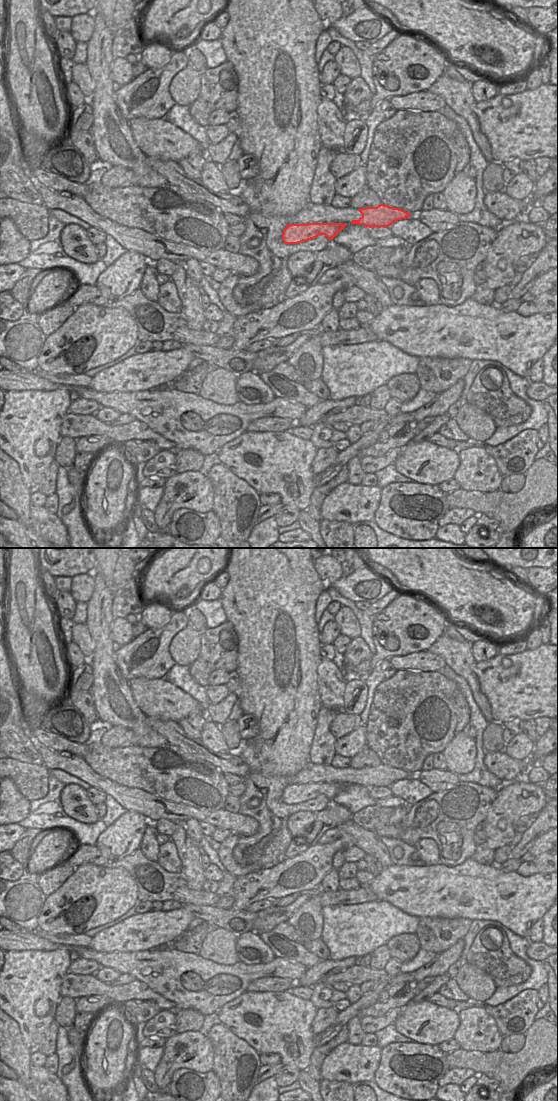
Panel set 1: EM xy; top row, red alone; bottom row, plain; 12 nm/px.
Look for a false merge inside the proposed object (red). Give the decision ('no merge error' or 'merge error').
merge error

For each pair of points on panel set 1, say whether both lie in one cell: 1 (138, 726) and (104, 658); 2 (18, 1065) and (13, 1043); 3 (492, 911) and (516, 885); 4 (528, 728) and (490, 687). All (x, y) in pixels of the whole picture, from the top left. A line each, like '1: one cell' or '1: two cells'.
1: one cell
2: one cell
3: one cell
4: two cells

